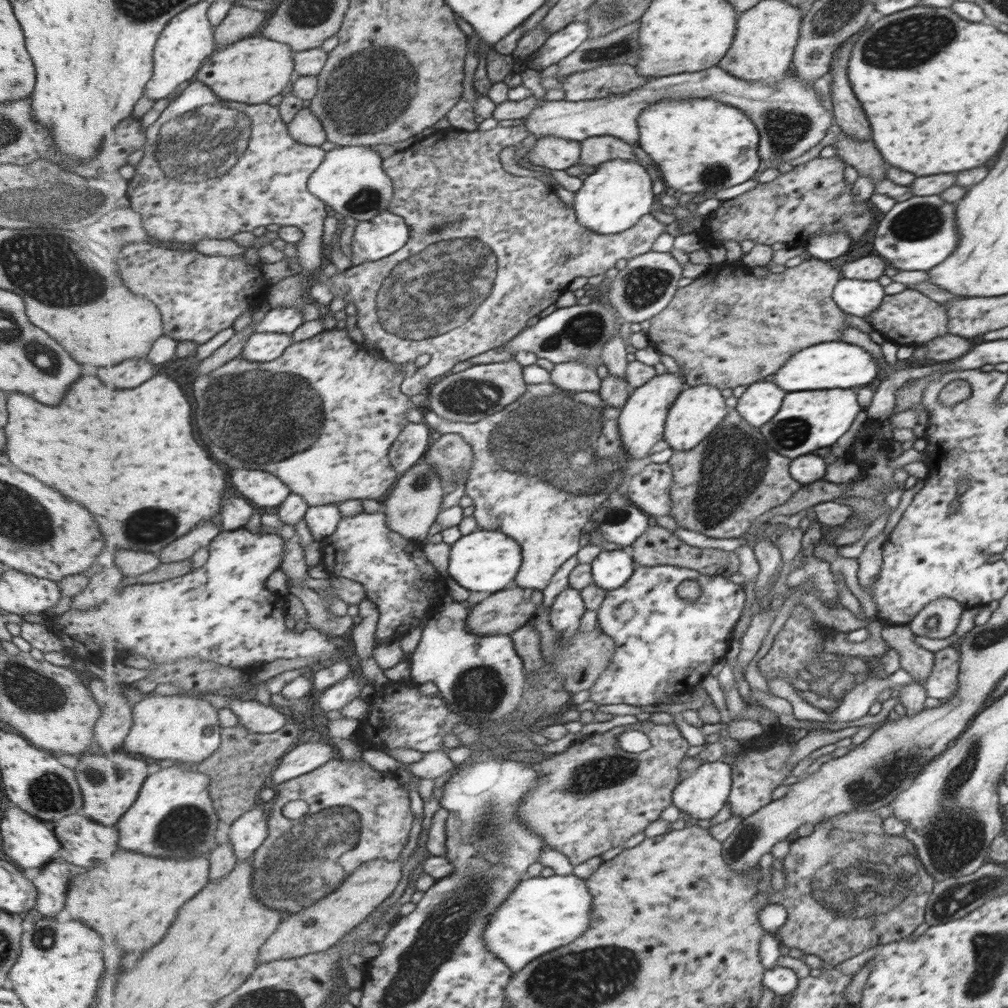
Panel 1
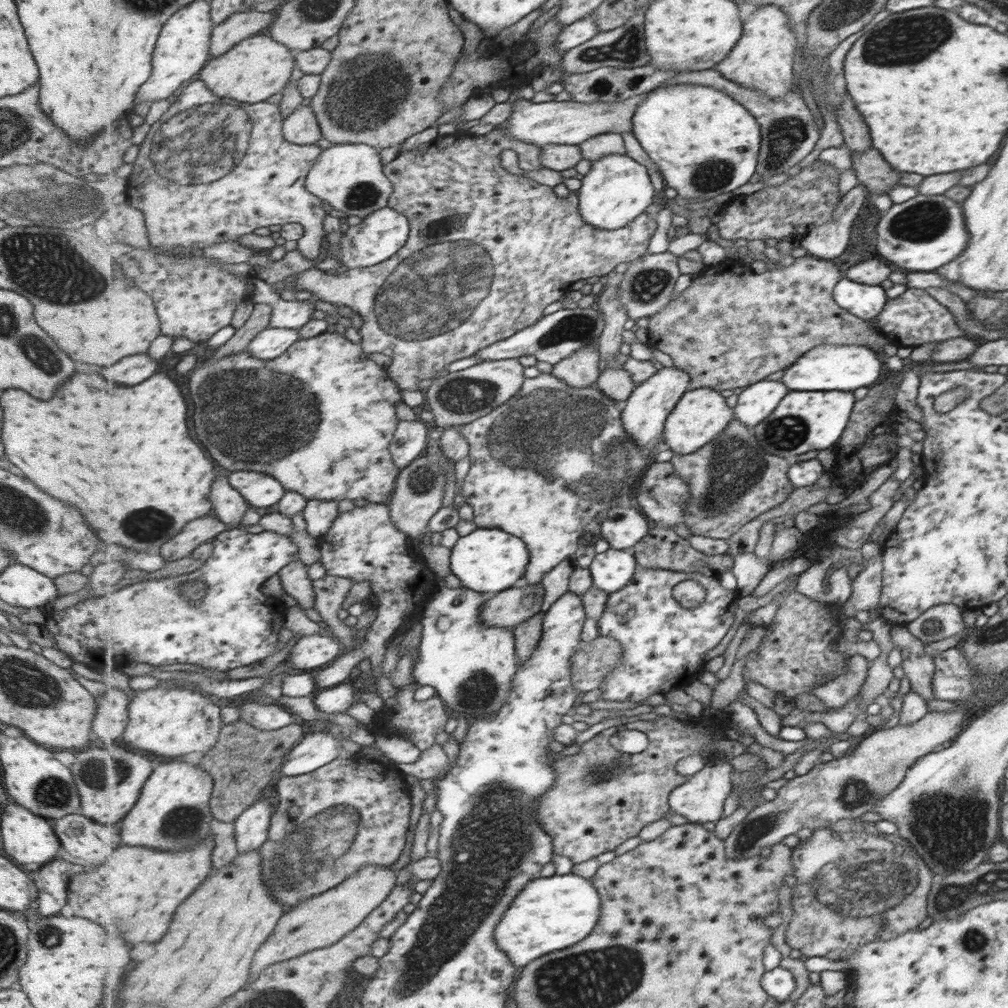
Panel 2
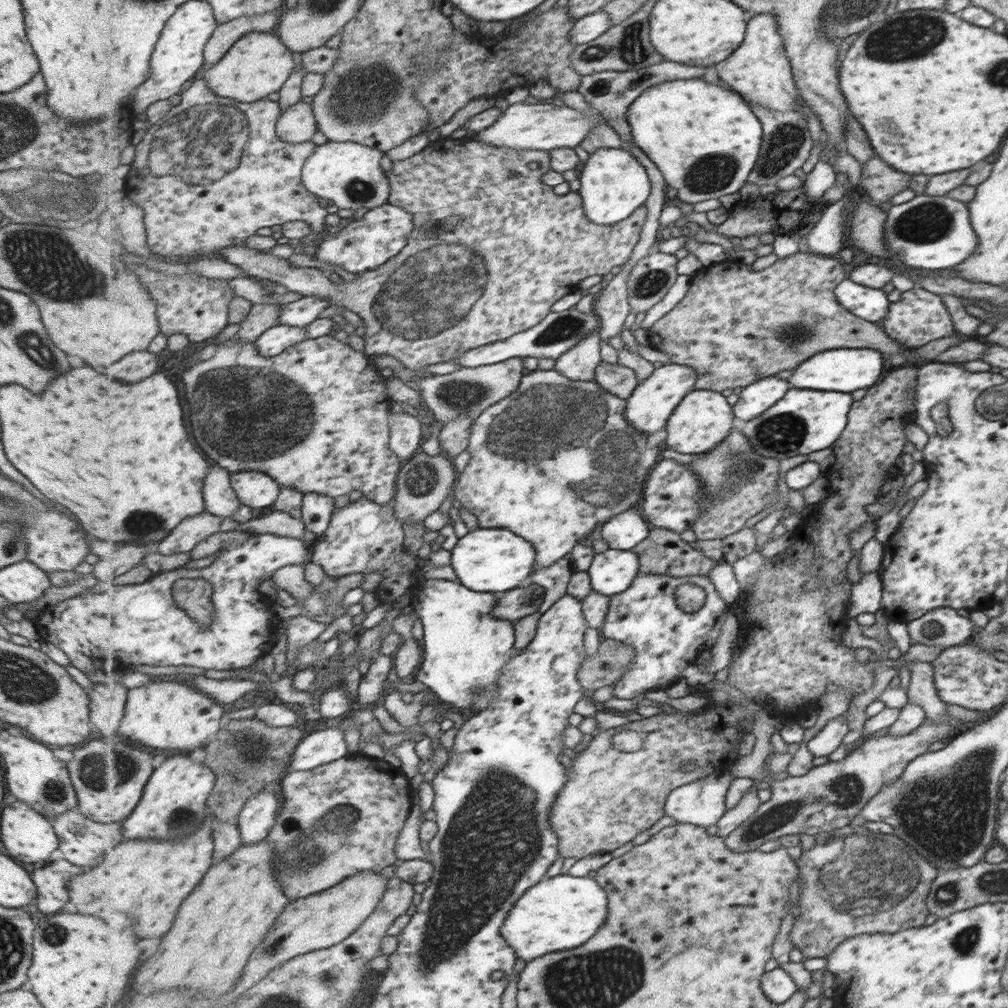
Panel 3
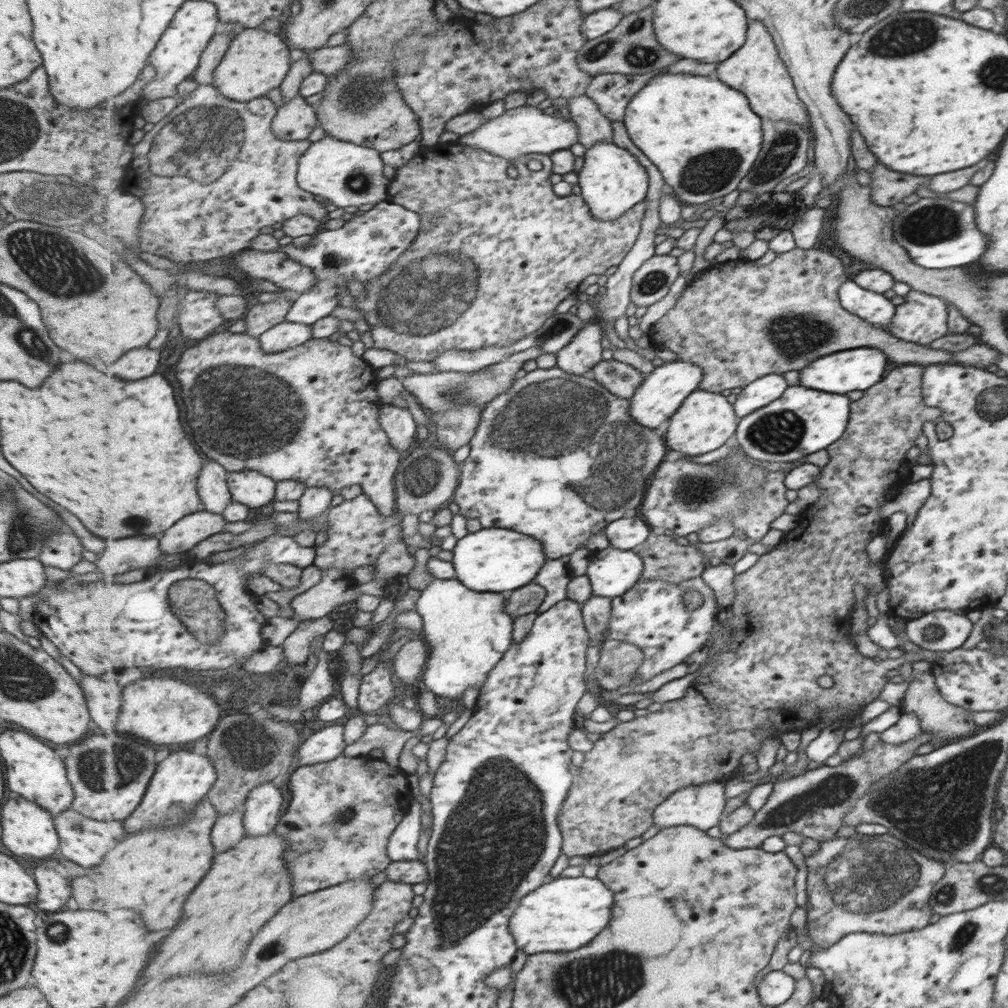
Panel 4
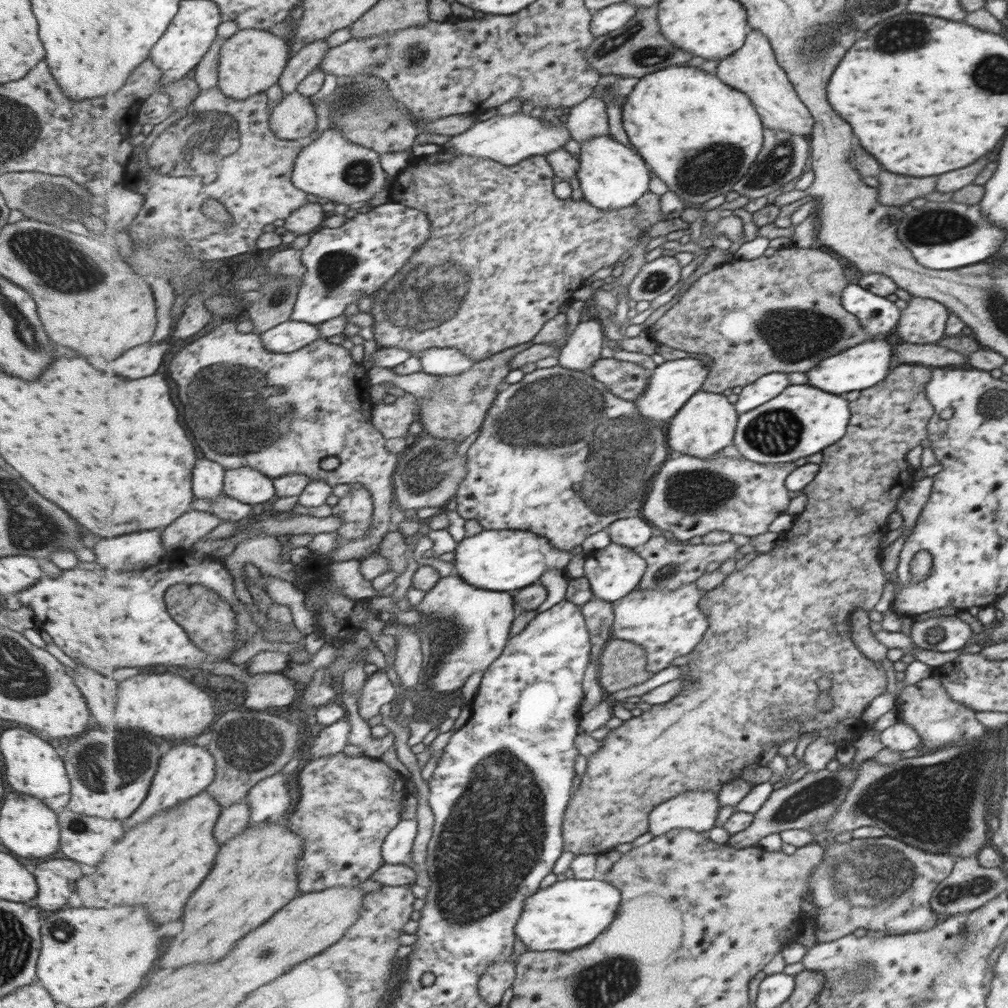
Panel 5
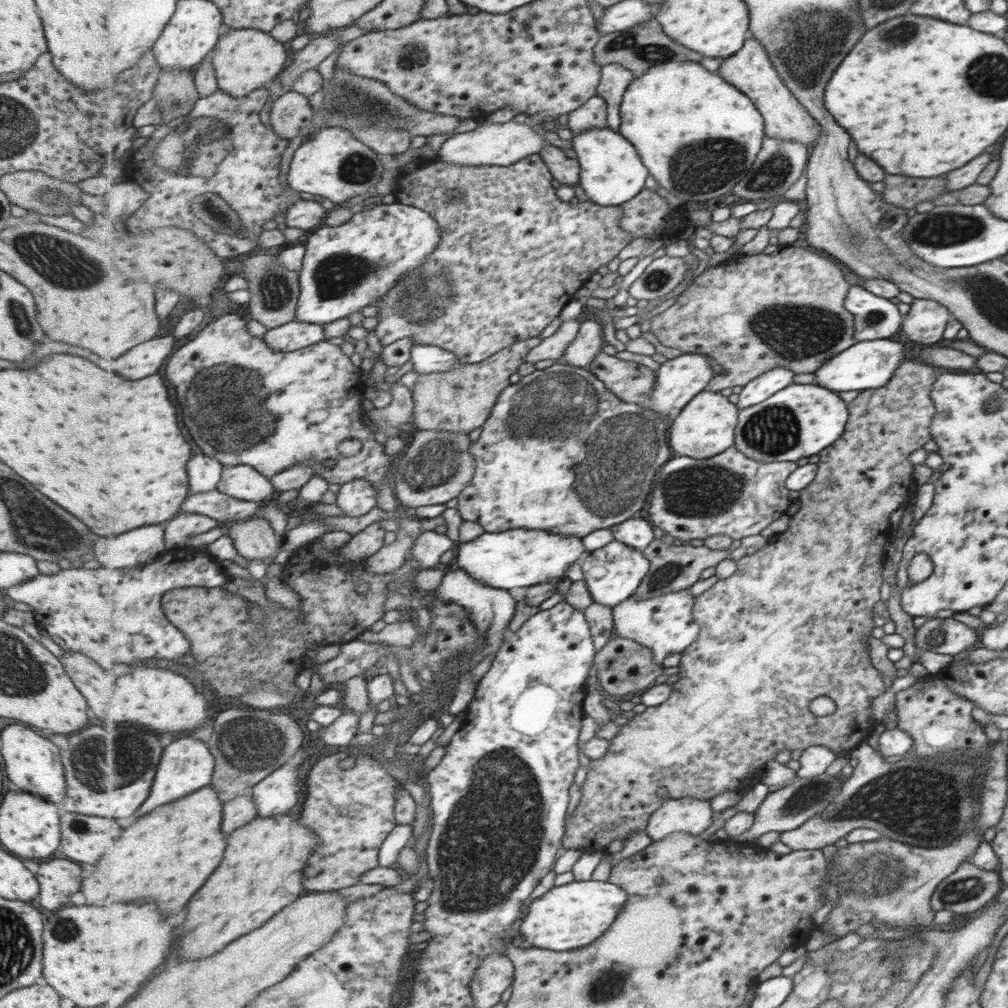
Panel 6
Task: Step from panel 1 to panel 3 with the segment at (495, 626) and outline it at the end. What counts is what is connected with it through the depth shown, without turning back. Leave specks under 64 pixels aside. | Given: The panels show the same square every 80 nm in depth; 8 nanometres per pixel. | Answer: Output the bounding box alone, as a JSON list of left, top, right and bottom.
[494,583,545,623]

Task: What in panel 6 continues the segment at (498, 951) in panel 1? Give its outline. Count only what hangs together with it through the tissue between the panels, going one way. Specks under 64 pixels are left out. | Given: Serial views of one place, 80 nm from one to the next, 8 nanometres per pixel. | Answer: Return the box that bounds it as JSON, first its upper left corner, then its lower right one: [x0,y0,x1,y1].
[520,881,629,951]

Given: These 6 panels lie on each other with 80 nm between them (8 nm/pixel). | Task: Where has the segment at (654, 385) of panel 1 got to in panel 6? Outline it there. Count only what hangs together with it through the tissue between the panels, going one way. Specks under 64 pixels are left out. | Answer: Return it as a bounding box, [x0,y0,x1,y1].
[646,353,715,417]

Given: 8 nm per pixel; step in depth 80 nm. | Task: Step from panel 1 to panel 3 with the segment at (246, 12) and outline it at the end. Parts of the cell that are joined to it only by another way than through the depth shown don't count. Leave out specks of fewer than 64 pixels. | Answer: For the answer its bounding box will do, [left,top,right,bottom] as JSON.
[200,12,281,76]

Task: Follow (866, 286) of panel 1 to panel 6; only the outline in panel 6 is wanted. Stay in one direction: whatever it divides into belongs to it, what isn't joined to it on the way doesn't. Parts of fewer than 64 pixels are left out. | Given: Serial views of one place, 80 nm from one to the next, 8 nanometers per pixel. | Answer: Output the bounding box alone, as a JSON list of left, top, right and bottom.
[845,286,901,342]

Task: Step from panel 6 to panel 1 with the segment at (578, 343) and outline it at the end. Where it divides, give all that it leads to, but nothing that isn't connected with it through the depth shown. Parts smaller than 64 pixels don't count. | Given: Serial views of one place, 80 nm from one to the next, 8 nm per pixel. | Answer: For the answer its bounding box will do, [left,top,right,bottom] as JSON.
[551,361,602,391]

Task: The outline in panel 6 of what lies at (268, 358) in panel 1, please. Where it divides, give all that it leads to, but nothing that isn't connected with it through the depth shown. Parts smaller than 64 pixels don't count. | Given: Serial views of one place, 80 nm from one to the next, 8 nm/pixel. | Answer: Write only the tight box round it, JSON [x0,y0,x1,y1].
[264,321,326,352]

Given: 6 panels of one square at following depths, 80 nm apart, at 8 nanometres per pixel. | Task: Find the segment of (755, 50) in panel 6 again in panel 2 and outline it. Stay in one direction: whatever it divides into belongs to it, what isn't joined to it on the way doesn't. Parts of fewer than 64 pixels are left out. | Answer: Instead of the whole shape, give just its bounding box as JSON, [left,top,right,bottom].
[715,5,798,99]

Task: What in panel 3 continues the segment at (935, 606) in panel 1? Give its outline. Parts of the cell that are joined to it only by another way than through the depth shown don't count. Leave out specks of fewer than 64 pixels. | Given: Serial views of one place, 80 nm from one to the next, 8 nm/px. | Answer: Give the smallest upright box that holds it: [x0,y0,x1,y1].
[906,606,973,649]

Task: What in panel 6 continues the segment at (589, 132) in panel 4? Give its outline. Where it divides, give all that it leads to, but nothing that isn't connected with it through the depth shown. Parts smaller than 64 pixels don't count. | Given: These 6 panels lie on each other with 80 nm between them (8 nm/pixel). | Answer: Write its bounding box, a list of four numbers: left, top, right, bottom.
[561,96,609,136]

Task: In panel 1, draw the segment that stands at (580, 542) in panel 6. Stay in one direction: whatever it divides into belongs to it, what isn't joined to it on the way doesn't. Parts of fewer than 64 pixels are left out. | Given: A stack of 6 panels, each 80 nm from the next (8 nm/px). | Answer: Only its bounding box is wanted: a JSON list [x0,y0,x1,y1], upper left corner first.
[450,529,524,595]

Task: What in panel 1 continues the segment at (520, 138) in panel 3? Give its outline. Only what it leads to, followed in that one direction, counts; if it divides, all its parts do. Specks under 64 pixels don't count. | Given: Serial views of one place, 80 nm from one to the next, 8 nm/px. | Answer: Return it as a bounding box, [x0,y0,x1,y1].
[524,65,831,170]

